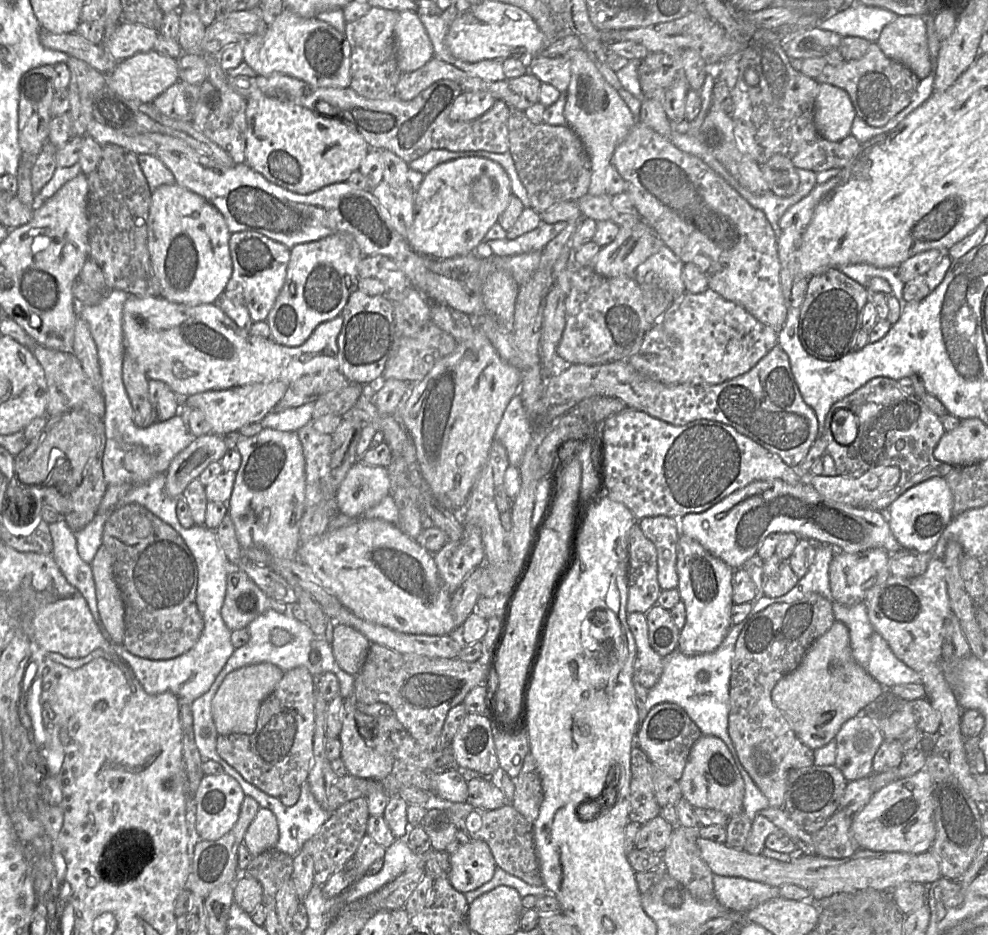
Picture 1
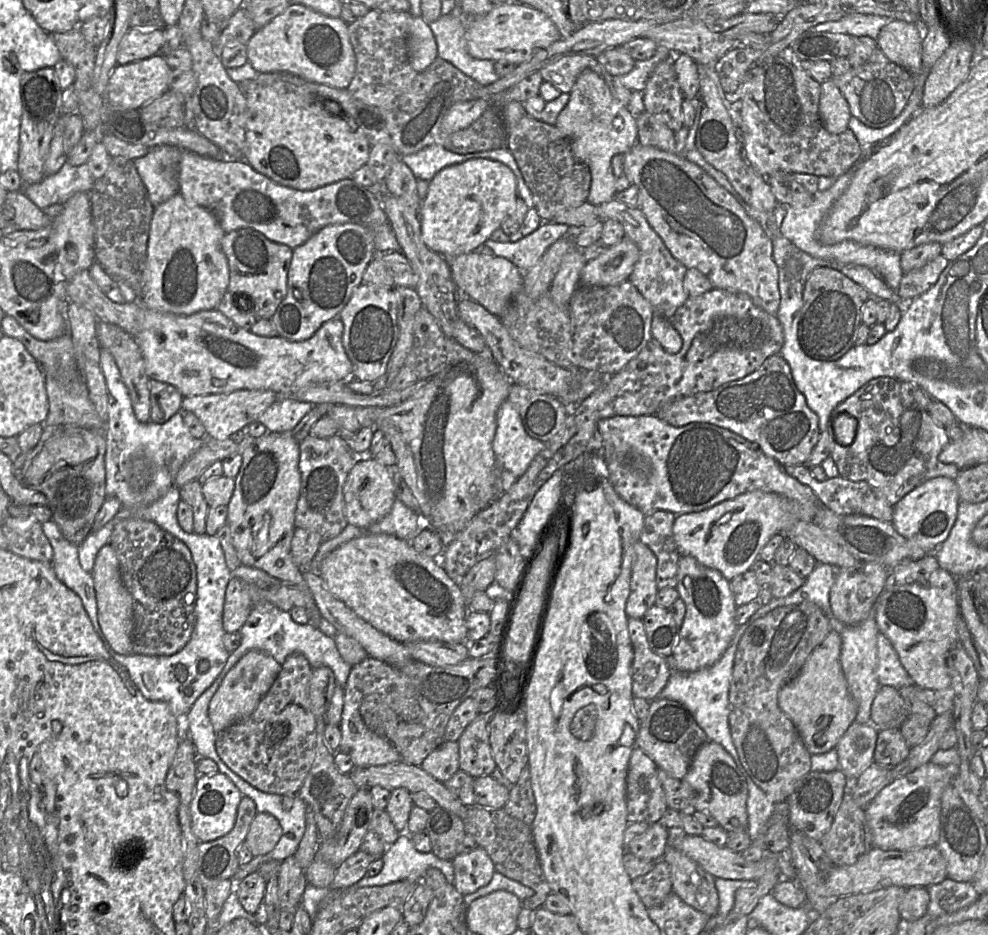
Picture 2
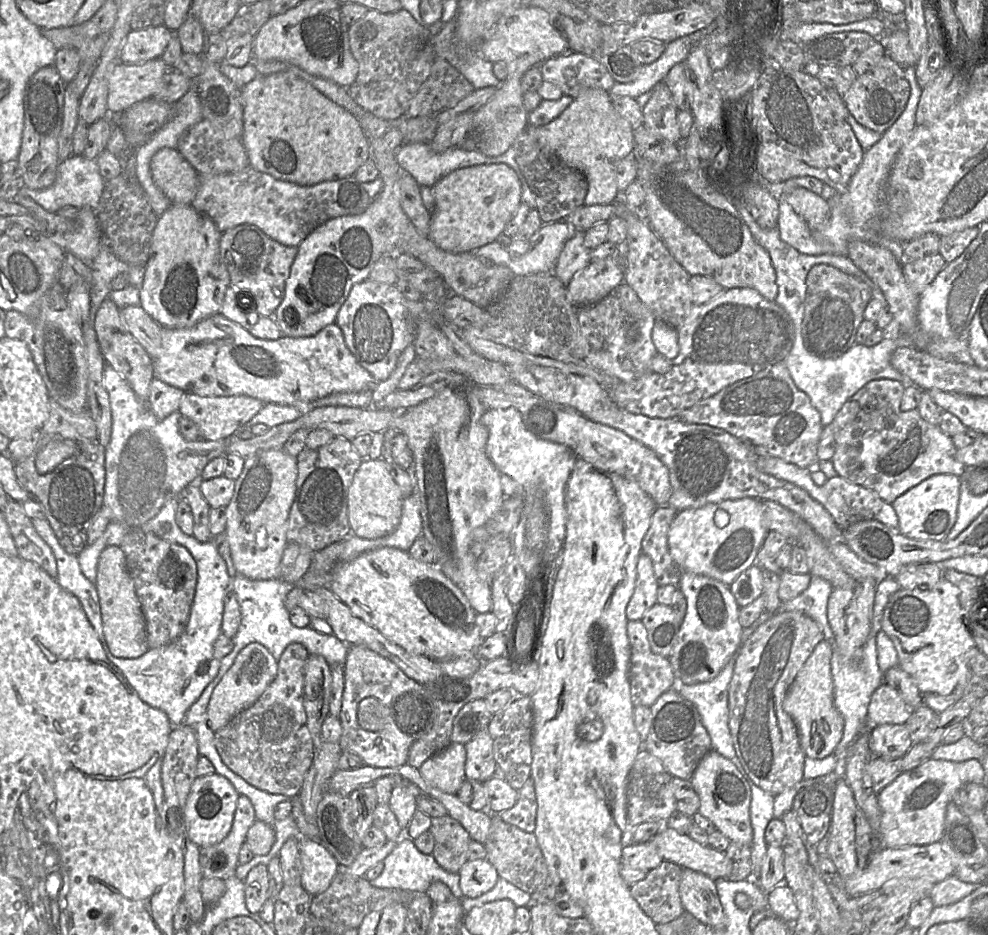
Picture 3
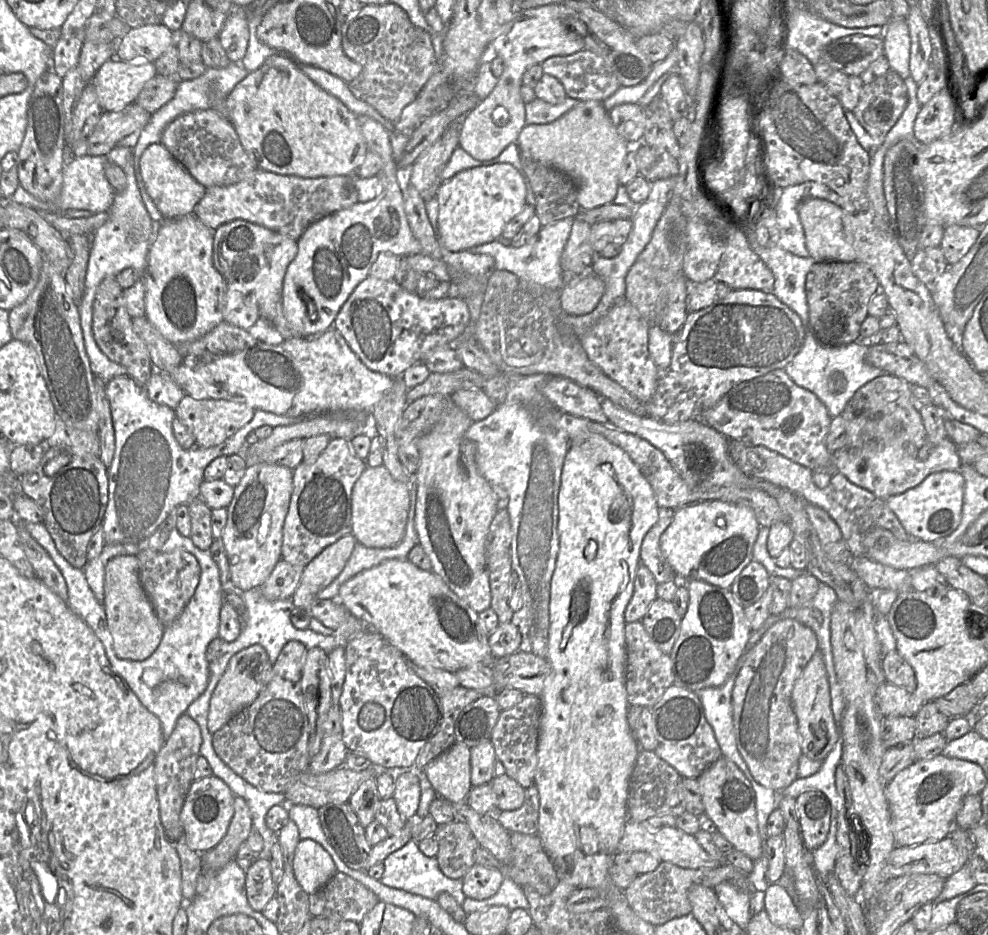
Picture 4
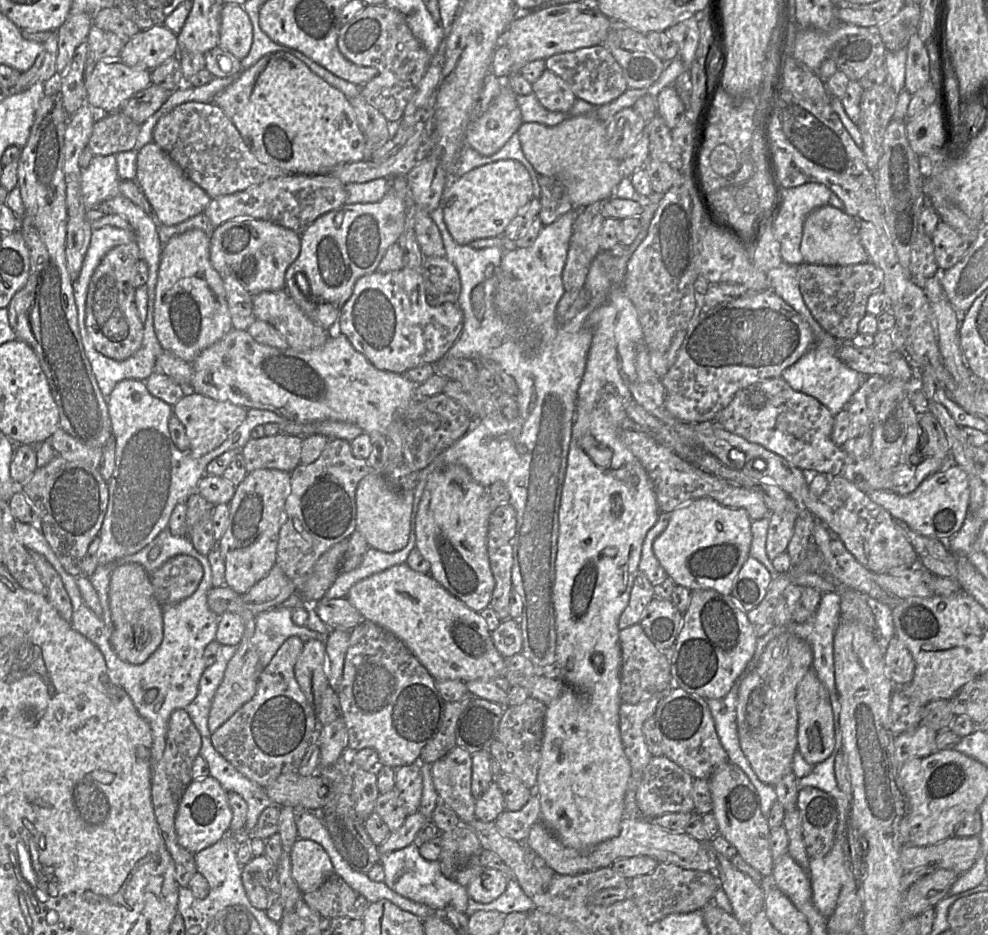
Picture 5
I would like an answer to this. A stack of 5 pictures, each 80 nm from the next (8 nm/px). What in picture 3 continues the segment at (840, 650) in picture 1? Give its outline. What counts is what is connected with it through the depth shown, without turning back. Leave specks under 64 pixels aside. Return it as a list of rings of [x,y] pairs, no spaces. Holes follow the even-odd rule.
[[[819,642],[797,673],[783,699],[784,711],[791,716],[798,729],[801,747],[813,759],[823,759],[833,754],[843,735],[844,720],[834,703],[834,686],[831,658],[834,642]]]

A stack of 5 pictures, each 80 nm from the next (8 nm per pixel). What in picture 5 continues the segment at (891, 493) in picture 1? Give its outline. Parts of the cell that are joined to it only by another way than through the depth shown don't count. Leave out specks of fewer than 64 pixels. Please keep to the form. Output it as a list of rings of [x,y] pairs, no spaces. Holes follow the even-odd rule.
[[[879,375],[868,376],[843,408],[849,413],[850,426],[848,440],[841,446],[845,453],[845,462],[839,475],[854,483],[865,493],[873,490],[890,490],[899,495],[907,495],[915,491],[927,477],[944,469],[949,464],[954,464],[954,462],[951,460],[951,455],[947,459],[927,457],[920,462],[919,454],[926,448],[927,437],[919,424],[918,414],[910,402],[909,396],[905,396],[903,399],[903,410],[906,418],[907,434],[899,463],[893,469],[881,469],[878,466],[873,459],[871,450],[872,424],[867,399],[870,394],[883,387],[886,381],[885,378]]]

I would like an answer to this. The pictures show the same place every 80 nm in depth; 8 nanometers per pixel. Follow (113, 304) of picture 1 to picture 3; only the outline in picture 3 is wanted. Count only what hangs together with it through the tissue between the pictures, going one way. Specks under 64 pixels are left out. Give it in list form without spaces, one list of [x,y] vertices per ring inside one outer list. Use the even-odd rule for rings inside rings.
[[[105,365],[103,371],[103,384],[106,388],[106,391],[109,396],[110,408],[111,408],[111,417],[112,417],[112,429],[110,442],[105,448],[105,488],[104,488],[104,501],[103,505],[109,510],[109,519],[110,521],[121,522],[126,524],[131,528],[138,528],[142,524],[154,518],[161,508],[171,499],[176,497],[181,497],[182,491],[192,483],[198,483],[201,473],[204,467],[214,458],[219,456],[224,456],[226,454],[228,439],[221,439],[217,441],[209,441],[205,439],[198,439],[196,441],[186,441],[179,432],[178,421],[182,416],[181,413],[175,411],[167,416],[163,420],[159,420],[156,416],[150,411],[147,406],[147,403],[142,402],[134,393],[133,389],[125,378],[110,365]]]

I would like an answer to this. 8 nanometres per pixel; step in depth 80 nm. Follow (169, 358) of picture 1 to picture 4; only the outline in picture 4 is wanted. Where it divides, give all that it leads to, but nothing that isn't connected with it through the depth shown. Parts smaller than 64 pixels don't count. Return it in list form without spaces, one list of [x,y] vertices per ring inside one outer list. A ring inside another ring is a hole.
[[[224,320],[203,337],[177,348],[182,355],[182,363],[169,375],[185,394],[195,399],[222,399],[244,403],[255,410],[280,416],[308,417],[347,412],[371,414],[375,405],[394,384],[394,378],[367,368],[335,327],[315,337],[292,337],[279,345],[270,345],[255,339],[247,330]]]

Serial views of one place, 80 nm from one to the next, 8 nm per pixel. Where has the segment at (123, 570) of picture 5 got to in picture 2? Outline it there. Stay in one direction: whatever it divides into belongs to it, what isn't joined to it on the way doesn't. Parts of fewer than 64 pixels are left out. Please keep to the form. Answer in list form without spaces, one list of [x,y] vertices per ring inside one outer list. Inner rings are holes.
[[[110,544],[104,545],[97,553],[91,574],[96,592],[98,621],[102,632],[114,652],[122,655],[135,654],[133,652],[133,599],[123,584],[119,561]]]

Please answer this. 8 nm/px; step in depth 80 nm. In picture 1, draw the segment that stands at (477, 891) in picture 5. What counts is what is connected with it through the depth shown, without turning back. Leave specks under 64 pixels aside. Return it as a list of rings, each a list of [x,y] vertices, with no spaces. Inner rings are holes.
[[[470,840],[450,854],[447,878],[453,888],[461,893],[471,892],[489,882],[496,863],[488,844]]]

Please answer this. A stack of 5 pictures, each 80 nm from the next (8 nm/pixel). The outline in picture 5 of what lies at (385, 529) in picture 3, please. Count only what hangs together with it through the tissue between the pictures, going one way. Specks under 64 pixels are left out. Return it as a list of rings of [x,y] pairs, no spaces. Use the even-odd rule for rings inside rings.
[[[371,471],[357,485],[356,488],[356,530],[359,531],[370,548],[386,553],[393,553],[403,549],[408,542],[410,521],[413,509],[414,491],[399,490],[392,487],[380,471]]]

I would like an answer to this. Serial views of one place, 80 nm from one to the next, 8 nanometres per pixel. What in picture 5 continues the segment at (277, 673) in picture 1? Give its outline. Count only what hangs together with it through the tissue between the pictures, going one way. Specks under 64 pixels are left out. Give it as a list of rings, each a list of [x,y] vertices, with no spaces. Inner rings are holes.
[[[251,639],[241,640],[235,655],[227,664],[222,682],[212,700],[208,717],[211,733],[252,699],[264,668],[260,665],[258,652]]]

